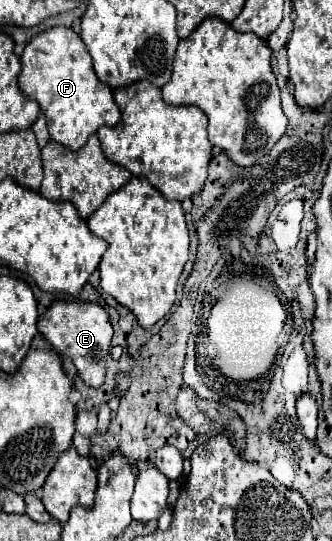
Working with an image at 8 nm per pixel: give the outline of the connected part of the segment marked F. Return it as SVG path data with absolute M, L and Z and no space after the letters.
M58 26L34 36L26 44L20 62L20 90L40 104L54 142L78 150L100 126L118 124L120 110L112 98L112 90L98 80L92 70L92 58L72 28Z

